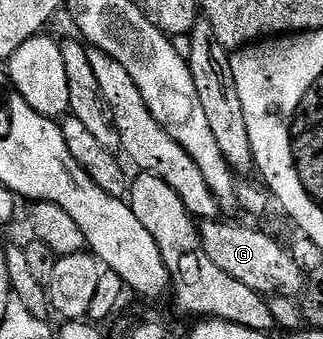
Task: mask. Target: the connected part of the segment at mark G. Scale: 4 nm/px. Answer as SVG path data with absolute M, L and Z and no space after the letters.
M220 219L205 220L198 225L199 237L203 243L205 254L209 254L209 262L213 262L229 278L237 278L237 282L245 282L249 290L258 292L264 298L273 296L285 296L288 298L299 298L305 292L305 272L299 269L299 264L274 240L271 236L266 236L263 232L258 232L255 228L242 228L241 225L221 224Z

